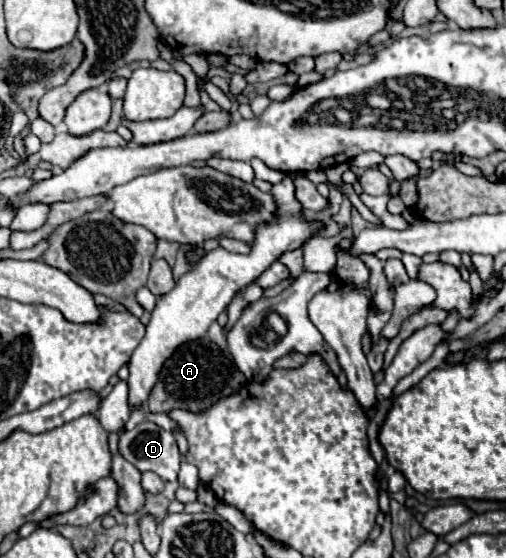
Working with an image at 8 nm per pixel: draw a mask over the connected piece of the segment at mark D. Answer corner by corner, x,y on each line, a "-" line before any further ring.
148,420
120,434
120,454
140,472
152,470
166,482
176,480
182,460
174,434

